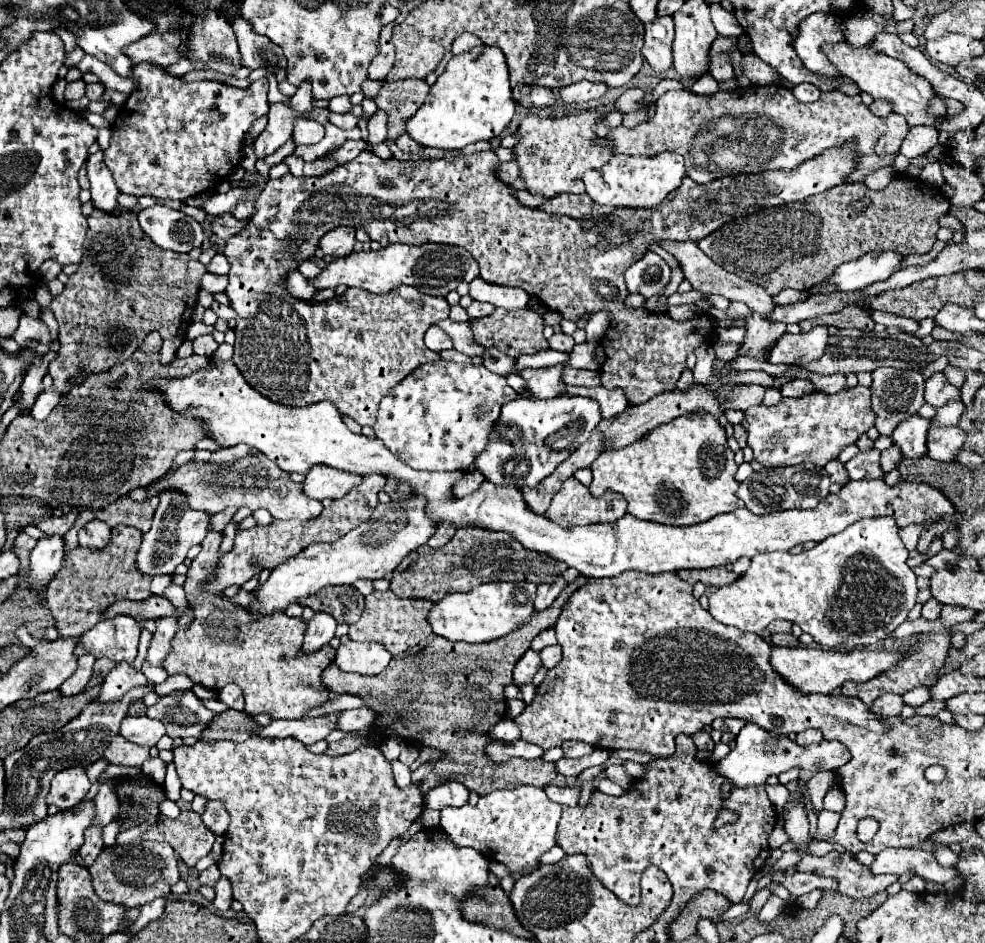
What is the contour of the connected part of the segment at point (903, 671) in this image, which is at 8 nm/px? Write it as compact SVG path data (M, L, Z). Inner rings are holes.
M922 632L922 634L916 636L912 648L902 658L902 662L898 662L898 666L894 666L894 670L886 670L886 674L878 674L878 678L872 678L870 682L862 682L862 684L860 682L846 682L842 686L842 694L860 698L866 706L870 706L882 692L904 694L904 692L908 692L912 688L918 688L918 686L930 688L938 680L938 672L944 666L944 660L948 656L948 648L950 648L950 634Z

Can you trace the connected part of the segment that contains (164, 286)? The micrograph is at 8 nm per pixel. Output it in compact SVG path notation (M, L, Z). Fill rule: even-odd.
M94 210L92 216L88 218L88 232L86 232L86 240L84 240L84 256L82 256L80 268L78 268L76 274L70 276L68 284L64 286L64 292L62 292L60 296L51 297L44 283L39 285L35 291L35 299L39 305L41 307L48 306L52 308L52 312L54 312L58 324L60 324L60 344L62 344L62 348L60 348L58 358L52 360L50 372L48 372L48 374L52 376L52 380L54 380L52 388L54 388L56 392L60 392L60 394L68 394L68 390L70 390L70 380L76 378L78 372L86 372L86 374L92 374L92 372L94 372L94 374L100 374L100 372L110 370L110 368L116 366L116 364L122 364L124 360L128 360L128 358L134 354L134 350L138 348L138 344L140 344L152 330L160 332L160 336L162 336L162 354L160 354L160 362L170 364L170 362L176 358L178 348L180 348L182 342L186 340L186 330L188 330L188 326L190 326L190 318L192 318L194 308L196 308L196 300L198 300L198 290L200 290L200 278L202 278L202 274L206 274L206 268L204 268L198 260L192 260L188 254L178 254L178 252L170 252L170 250L158 248L158 246L142 232L142 228L140 228L138 218L136 218L134 212L122 212L120 216L116 216L116 214L106 214L106 212L102 212L102 210Z

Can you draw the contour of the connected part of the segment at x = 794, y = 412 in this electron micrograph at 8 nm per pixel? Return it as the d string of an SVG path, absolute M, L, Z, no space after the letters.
M856 386L836 394L812 392L802 398L782 398L770 408L756 406L746 410L742 426L748 434L748 446L762 466L776 468L812 462L824 468L826 462L836 460L846 446L856 444L874 426L870 388Z

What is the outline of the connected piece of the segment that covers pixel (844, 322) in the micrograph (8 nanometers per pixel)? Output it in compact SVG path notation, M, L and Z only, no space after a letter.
M846 306L840 312L816 316L810 320L802 320L800 328L802 332L810 332L814 326L836 326L836 328L856 328L862 332L870 332L874 328L872 318L866 314L864 308L858 306Z

